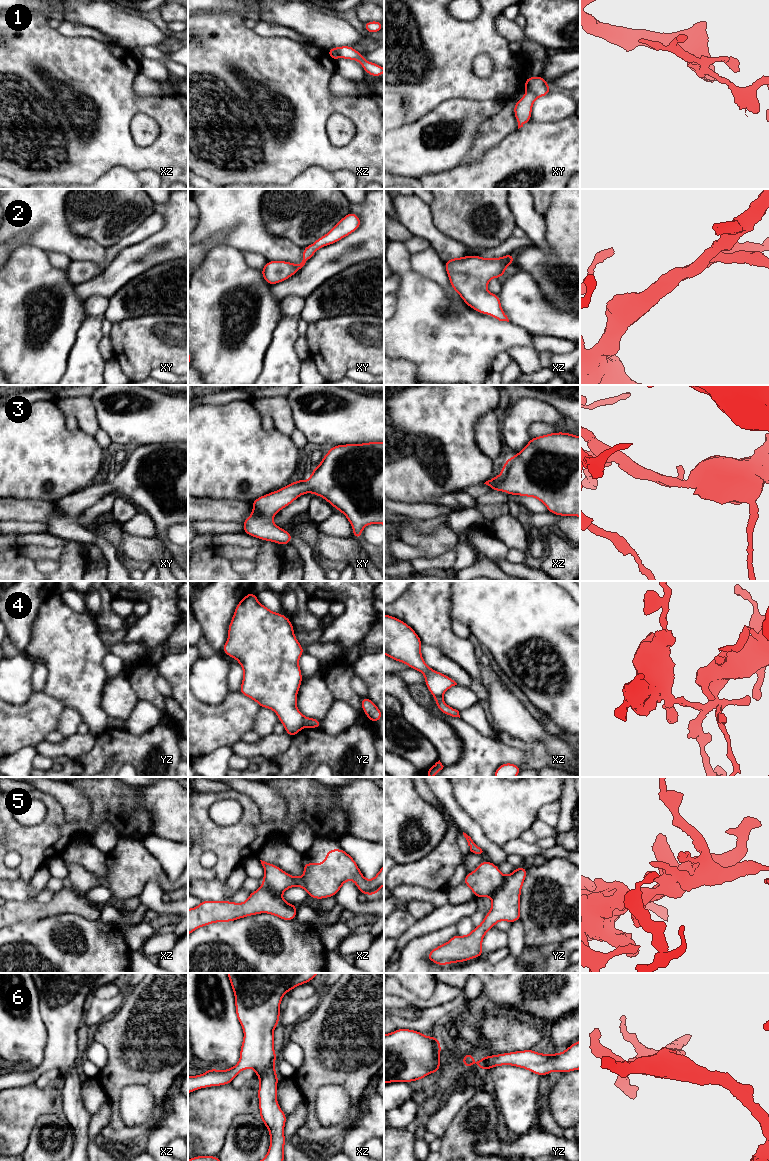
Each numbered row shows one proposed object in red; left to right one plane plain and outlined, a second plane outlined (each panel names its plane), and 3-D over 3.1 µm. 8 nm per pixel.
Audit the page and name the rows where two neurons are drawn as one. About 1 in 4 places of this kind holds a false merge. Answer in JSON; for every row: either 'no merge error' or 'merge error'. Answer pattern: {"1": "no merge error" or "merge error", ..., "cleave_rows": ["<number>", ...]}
{"1": "merge error", "2": "no merge error", "3": "no merge error", "4": "merge error", "5": "no merge error", "6": "no merge error", "cleave_rows": ["1", "4"]}

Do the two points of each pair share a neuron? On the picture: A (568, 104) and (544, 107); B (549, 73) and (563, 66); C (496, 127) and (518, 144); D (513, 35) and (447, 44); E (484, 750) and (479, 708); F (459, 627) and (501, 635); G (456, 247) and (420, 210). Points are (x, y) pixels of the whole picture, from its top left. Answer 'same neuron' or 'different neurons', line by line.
A: same neuron
B: same neuron
C: different neurons
D: different neurons
E: different neurons
F: different neurons
G: same neuron

